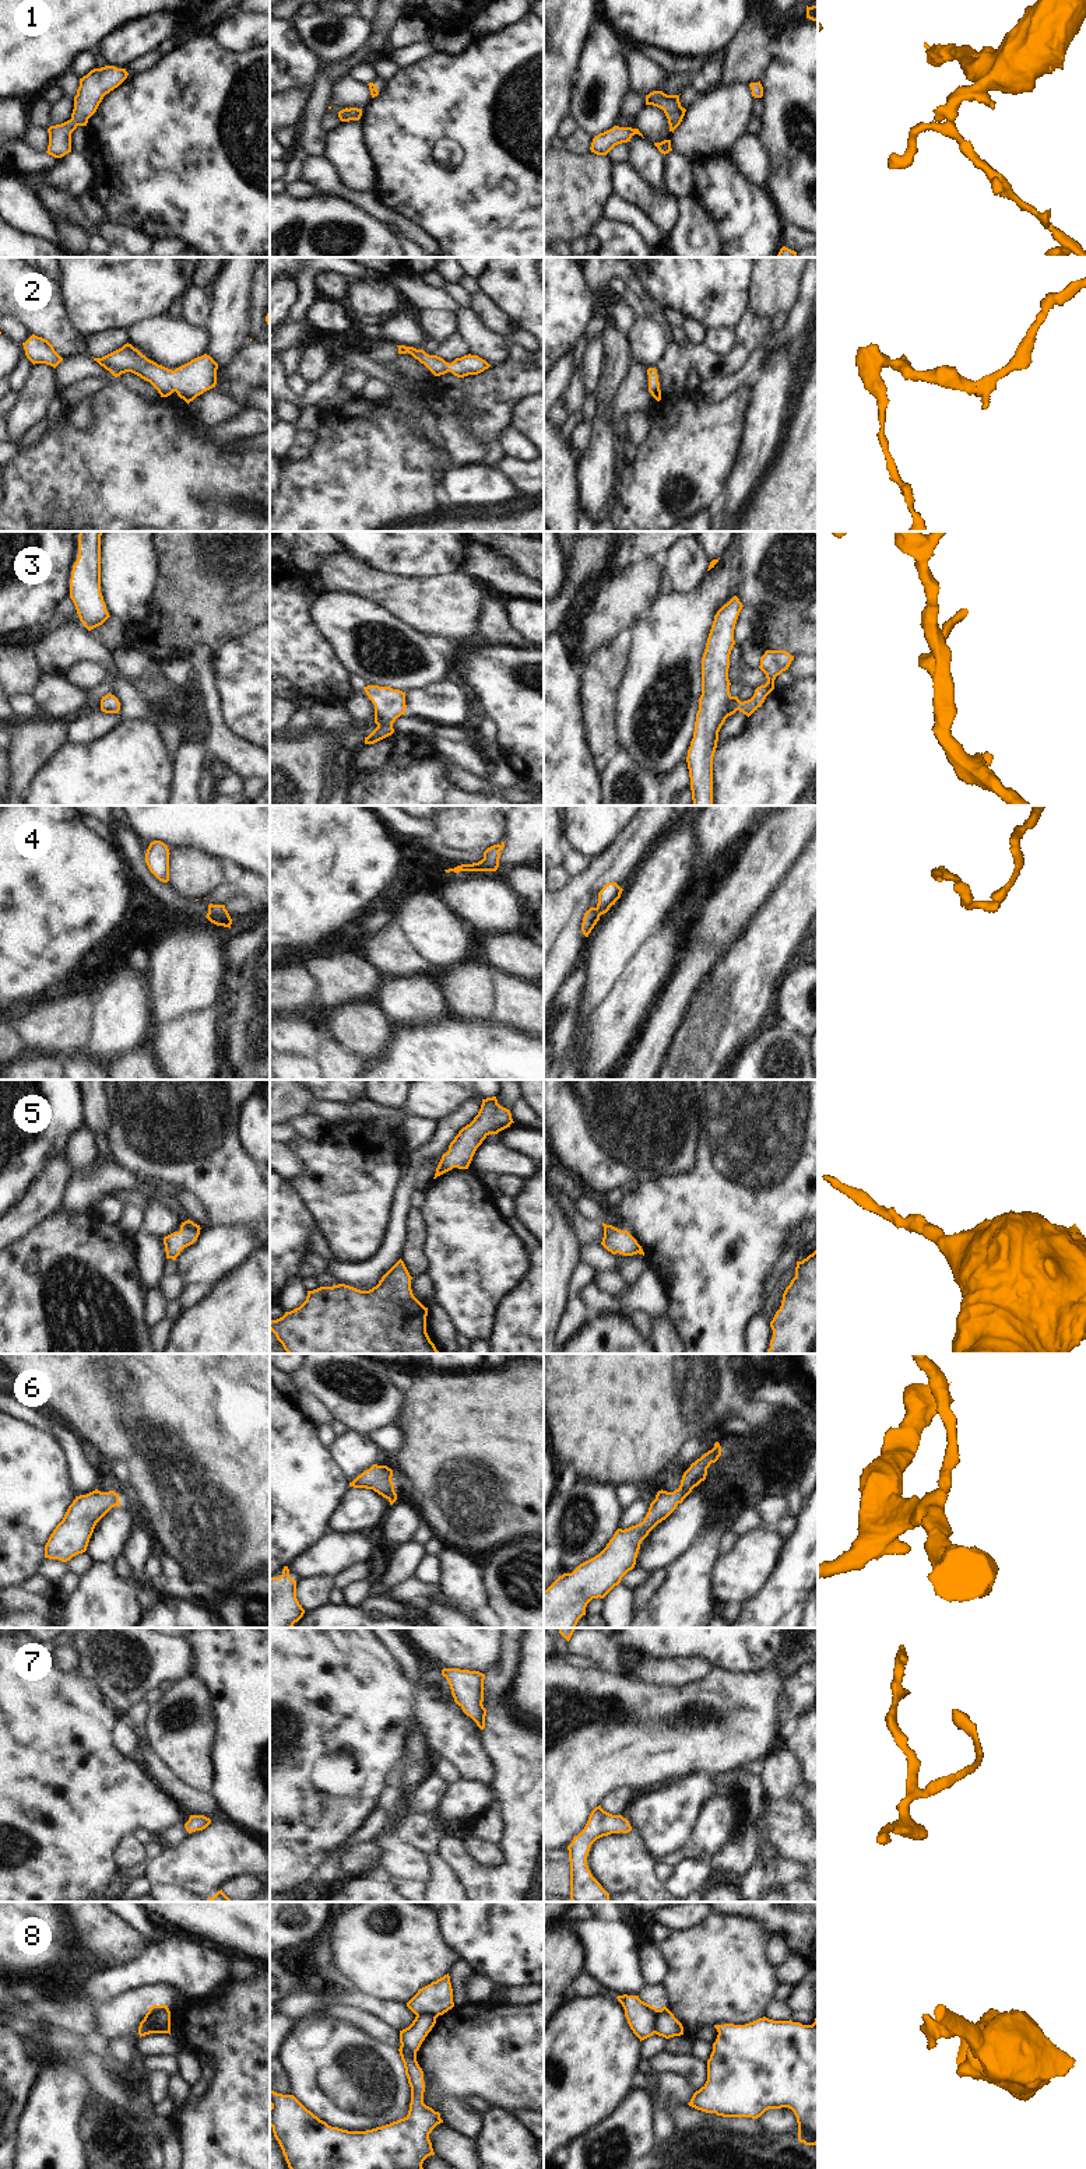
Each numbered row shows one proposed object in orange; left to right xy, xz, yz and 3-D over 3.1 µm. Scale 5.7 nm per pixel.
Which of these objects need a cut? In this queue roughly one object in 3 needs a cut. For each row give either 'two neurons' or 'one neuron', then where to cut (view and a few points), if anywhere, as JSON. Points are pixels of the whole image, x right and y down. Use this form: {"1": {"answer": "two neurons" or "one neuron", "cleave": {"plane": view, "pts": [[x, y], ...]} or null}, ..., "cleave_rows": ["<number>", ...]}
{"1": {"answer": "one neuron", "cleave": null}, "2": {"answer": "one neuron", "cleave": null}, "3": {"answer": "one neuron", "cleave": null}, "4": {"answer": "one neuron", "cleave": null}, "5": {"answer": "one neuron", "cleave": null}, "6": {"answer": "one neuron", "cleave": null}, "7": {"answer": "one neuron", "cleave": null}, "8": {"answer": "two neurons", "cleave": {"plane": "yz", "pts": [[659, 2010], [654, 2032]]}}, "cleave_rows": ["8"]}

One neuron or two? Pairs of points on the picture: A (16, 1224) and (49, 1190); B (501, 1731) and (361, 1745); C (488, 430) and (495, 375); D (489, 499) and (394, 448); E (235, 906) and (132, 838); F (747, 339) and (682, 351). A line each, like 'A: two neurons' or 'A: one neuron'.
A: one neuron
B: two neurons
C: one neuron
D: two neurons
E: two neurons
F: one neuron

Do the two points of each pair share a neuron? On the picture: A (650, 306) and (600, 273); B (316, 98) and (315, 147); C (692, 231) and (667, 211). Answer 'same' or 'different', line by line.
A: same
B: same
C: different

